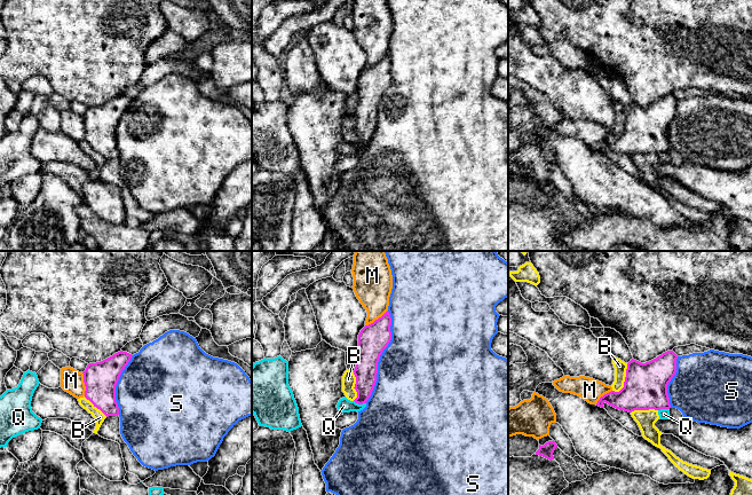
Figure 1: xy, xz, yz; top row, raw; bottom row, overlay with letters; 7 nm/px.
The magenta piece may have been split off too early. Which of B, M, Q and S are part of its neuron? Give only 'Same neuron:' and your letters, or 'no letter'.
Same neuron: no letter

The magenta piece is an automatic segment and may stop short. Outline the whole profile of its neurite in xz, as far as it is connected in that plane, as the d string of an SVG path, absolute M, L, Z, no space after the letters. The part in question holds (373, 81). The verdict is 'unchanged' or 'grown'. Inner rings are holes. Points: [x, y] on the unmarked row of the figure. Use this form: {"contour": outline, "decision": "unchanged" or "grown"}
{"contour": "M387 54L373 66L365 69L358 78L358 102L354 113L358 148L366 147L377 125L378 105L391 84L391 61Z", "decision": "unchanged"}

